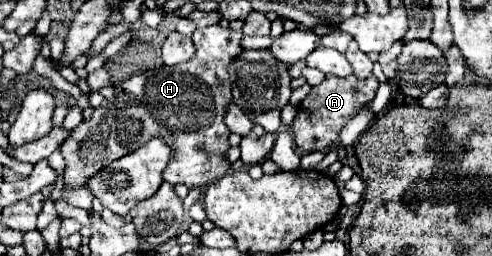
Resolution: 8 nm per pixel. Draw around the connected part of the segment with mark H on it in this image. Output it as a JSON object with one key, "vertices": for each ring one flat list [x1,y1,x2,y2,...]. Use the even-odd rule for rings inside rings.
{"vertices":[[211,25,211,27,199,27,193,33,193,43,197,47,197,53,193,59,181,65,173,67,157,67,141,75,133,75,127,81,119,83,115,87,115,95,111,99,103,99,103,103,93,111,89,121,81,121,71,135,61,145,61,153,65,157,65,171,63,171,63,187,65,189,79,189,85,187,85,183,97,175,103,167,113,163,115,159,133,153,141,145,145,145,149,139,159,137,171,147,171,159,165,169,165,181,169,183,185,183,191,187,205,187,207,183,213,183,215,179,221,179,229,173,231,163,225,159,225,153,229,151,229,129,225,125,225,113,231,105,231,81,227,75,227,63,235,59,241,51,241,31,231,31,229,27],[195,79,199,83,205,83,209,87,195,87]]}

